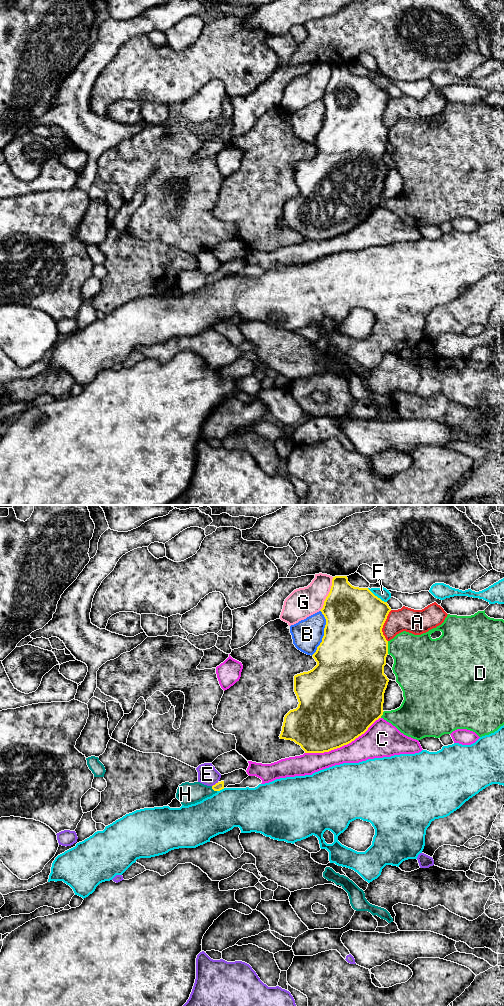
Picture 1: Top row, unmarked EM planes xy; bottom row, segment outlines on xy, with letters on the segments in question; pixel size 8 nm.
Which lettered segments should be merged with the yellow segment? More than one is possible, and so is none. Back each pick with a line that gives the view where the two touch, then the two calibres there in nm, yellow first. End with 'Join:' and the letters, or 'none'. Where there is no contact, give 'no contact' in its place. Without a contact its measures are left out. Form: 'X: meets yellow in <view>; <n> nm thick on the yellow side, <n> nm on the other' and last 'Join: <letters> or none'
H: meets yellow in xy; 70 nm thick on the yellow side, 180 nm on the other
Join: H

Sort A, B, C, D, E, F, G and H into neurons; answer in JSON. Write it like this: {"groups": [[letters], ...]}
{"groups": [["A"], ["B"], ["C"], ["D"], ["E"], ["F"], ["G"], ["H"]]}

